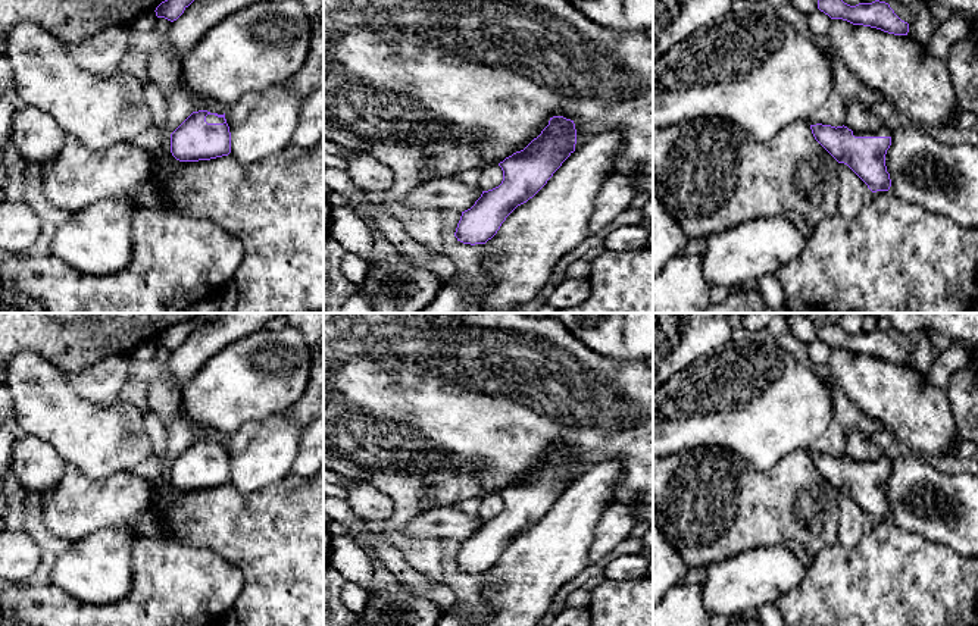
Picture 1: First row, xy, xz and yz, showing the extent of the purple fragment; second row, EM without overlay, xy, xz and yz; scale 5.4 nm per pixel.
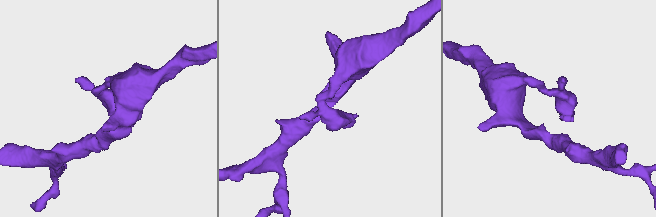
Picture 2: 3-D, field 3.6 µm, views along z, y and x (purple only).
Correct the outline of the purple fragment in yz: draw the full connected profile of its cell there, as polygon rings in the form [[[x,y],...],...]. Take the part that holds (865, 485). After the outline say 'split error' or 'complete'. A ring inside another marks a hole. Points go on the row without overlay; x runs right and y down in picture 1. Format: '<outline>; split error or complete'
[[[810,454],[815,469],[838,491],[847,494],[872,522],[888,520],[890,503],[885,483],[891,475],[891,458],[860,463],[847,456]]]; split error

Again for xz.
[[[553,445],[541,463],[524,479],[506,486],[499,495],[503,510],[482,520],[475,533],[462,541],[454,566],[463,573],[485,573],[506,547],[532,528],[575,481],[577,458],[571,448]]]; complete

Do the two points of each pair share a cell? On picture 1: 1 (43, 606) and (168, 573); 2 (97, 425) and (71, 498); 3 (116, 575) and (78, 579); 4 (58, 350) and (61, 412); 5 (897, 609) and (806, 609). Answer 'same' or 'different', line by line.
1: same
2: different
3: same
4: different
5: same

